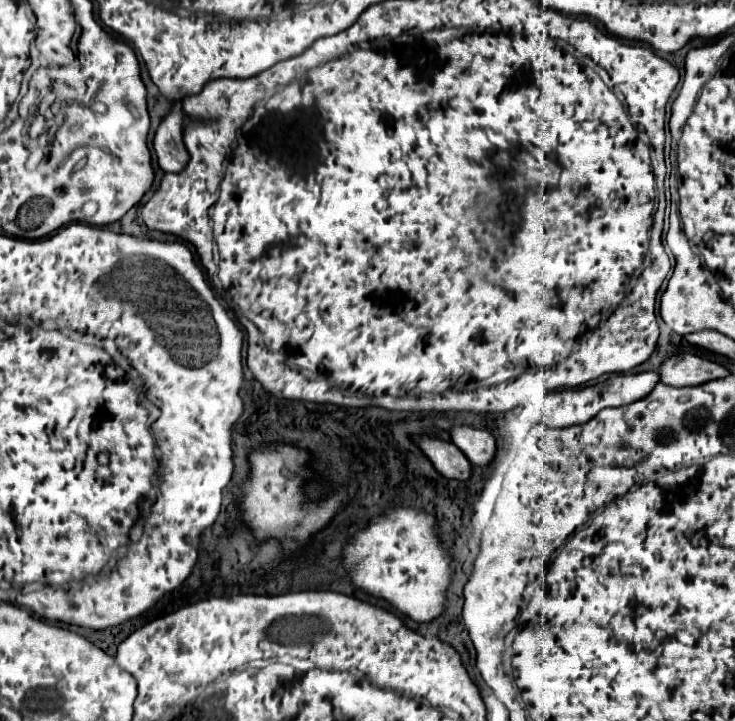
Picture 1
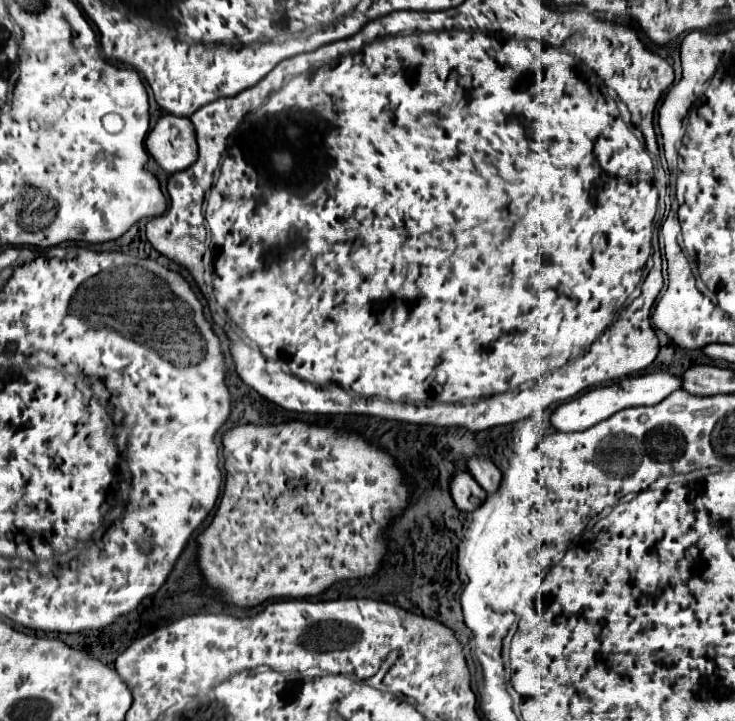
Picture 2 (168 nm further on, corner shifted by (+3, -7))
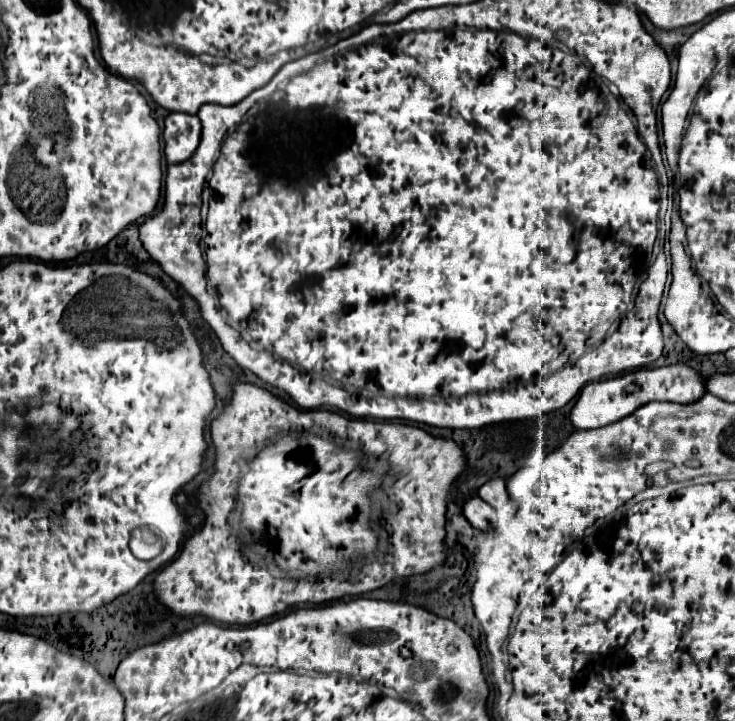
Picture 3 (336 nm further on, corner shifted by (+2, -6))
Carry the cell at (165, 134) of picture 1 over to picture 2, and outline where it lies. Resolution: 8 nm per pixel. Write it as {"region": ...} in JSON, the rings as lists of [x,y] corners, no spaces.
{"region":[[[164,115],[150,131],[146,147],[166,173],[182,171],[190,167],[198,155],[194,125],[186,117]]]}

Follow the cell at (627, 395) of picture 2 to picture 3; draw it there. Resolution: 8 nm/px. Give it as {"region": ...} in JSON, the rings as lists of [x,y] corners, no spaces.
{"region":[[[675,364],[675,366],[663,366],[663,368],[643,368],[643,370],[635,370],[635,372],[627,372],[623,376],[617,378],[609,378],[609,380],[601,380],[601,382],[591,382],[587,384],[573,410],[571,410],[571,424],[577,430],[589,430],[589,428],[601,428],[607,426],[611,422],[617,422],[625,416],[629,416],[633,410],[637,410],[639,406],[647,404],[647,402],[655,402],[655,400],[667,400],[667,402],[695,402],[697,398],[701,398],[703,394],[703,380],[701,376],[685,366],[685,364]]]}

